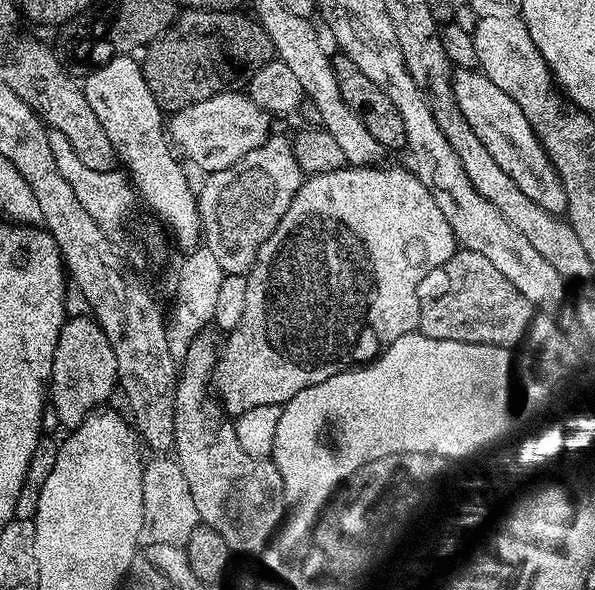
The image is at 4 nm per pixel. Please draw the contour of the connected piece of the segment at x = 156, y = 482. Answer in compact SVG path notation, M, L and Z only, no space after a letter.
M152 458L144 465L142 474L142 510L144 511L143 539L149 544L162 546L187 545L190 534L194 534L197 524L201 523L186 474L175 458Z

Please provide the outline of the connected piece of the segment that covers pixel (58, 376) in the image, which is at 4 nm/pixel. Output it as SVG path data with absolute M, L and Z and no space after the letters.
M91 315L65 319L54 350L50 381L50 408L55 412L59 427L64 430L79 424L101 407L100 404L118 388L118 362L114 350L100 329L100 323Z

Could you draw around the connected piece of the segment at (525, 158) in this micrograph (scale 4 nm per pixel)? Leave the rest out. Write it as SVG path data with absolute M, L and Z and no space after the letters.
M456 68L452 74L452 89L458 110L462 110L462 118L470 122L470 130L478 134L478 142L486 146L490 158L494 158L494 162L498 162L498 166L502 166L502 170L514 178L514 186L518 186L526 198L533 200L544 211L551 214L567 213L566 190L526 114L522 114L522 106L518 106L510 94L494 86L494 82L490 82L490 78L476 68Z

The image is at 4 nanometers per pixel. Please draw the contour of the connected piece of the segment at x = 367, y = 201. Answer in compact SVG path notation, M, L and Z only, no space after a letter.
M345 166L329 172L317 172L309 175L301 184L298 194L294 194L294 202L282 214L274 234L262 242L258 250L258 258L254 266L246 273L246 306L242 310L242 322L233 332L227 333L225 342L219 349L216 359L216 371L212 373L212 388L217 400L220 401L225 413L235 418L246 414L246 410L254 410L254 406L263 404L283 405L294 394L306 390L306 386L318 386L318 382L326 382L339 372L347 372L357 366L363 366L376 359L385 348L390 347L395 340L406 334L417 331L418 322L418 286L430 270L442 266L458 250L456 235L450 230L450 222L438 210L438 202L418 182L416 175L407 167L380 168L381 166Z

